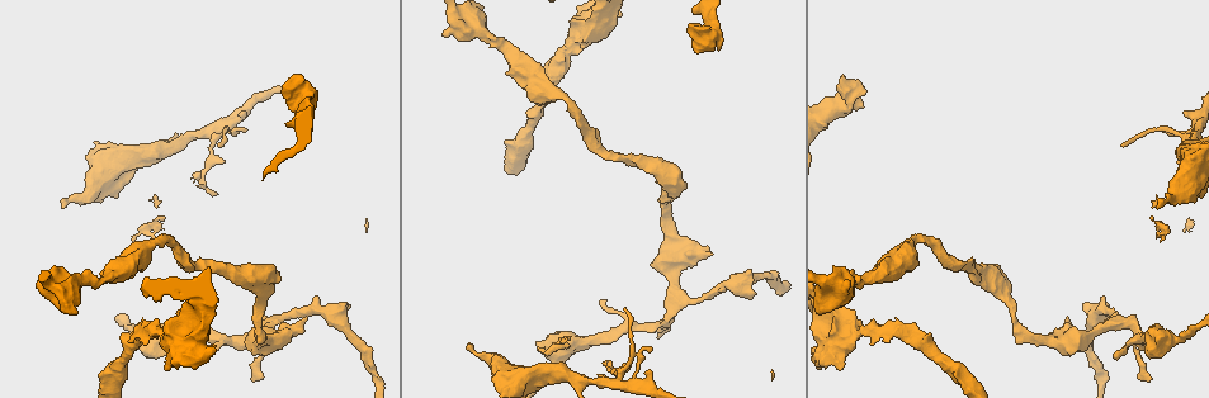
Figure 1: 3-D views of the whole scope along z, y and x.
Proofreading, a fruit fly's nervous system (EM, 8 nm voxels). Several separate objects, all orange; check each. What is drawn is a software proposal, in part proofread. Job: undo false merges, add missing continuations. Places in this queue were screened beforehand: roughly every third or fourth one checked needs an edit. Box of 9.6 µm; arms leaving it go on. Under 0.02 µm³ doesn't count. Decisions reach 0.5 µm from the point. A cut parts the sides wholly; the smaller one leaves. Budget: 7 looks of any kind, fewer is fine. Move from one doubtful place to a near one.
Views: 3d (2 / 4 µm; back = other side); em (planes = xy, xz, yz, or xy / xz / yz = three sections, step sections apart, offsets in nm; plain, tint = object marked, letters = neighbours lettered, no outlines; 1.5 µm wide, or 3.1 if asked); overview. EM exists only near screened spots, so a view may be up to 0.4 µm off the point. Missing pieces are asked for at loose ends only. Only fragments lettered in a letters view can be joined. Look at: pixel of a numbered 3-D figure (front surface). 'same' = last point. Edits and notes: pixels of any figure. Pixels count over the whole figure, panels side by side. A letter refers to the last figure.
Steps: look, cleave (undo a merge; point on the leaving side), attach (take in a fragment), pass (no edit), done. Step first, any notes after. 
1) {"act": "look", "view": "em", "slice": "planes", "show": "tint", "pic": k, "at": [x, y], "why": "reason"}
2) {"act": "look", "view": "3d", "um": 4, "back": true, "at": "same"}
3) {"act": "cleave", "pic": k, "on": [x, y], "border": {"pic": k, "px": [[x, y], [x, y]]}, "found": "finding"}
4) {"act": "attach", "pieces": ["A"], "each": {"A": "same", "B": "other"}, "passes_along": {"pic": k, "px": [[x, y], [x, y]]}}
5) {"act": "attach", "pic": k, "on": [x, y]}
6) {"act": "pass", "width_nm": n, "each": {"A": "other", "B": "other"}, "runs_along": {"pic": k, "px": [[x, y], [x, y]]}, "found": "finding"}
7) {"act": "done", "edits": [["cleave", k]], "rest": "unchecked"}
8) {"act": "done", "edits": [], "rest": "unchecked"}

{"act": "look", "view": "em", "slice": "yz", "step": 8, "show": "tint", "pic": 1, "at": [1184, 339], "why": "thick turns thin"}

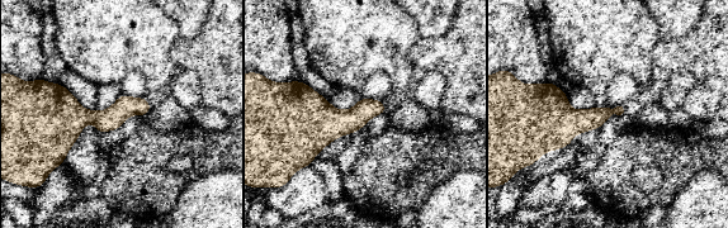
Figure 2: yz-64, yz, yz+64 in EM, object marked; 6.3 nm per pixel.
{"act": "look", "view": "em", "slice": "planes", "show": "letters", "at": "same", "why": "cut it another way"}

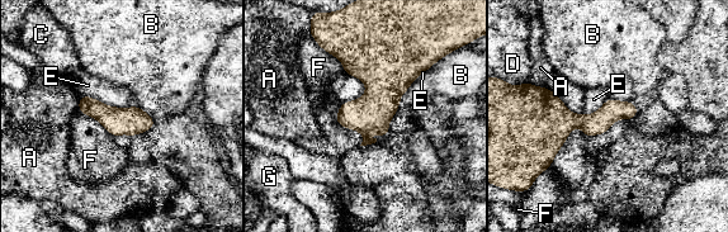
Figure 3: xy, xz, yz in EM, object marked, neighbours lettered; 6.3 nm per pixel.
{"act": "pass", "each": {"A": "other", "B": "other", "C": "other", "D": "other", "E": "other", "F": "other", "G": "other"}, "runs_along": {"pic": 3, "px": [[83, 99], [116, 121], [150, 123]]}, "found": "all the same neuron"}

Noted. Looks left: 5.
{"act": "look", "view": "3d", "um": 4, "pic": 1, "at": [251, 378], "why": "an open end"}

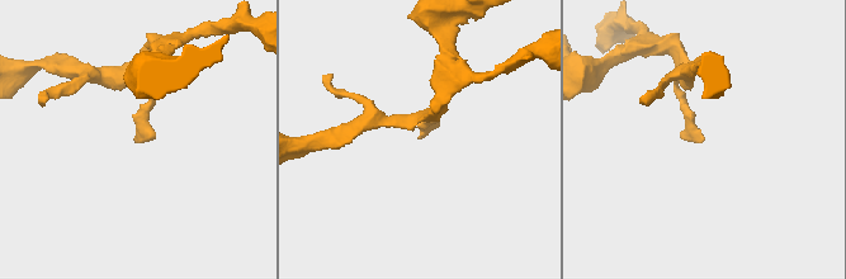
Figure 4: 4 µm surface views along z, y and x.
{"act": "look", "view": "em", "slice": "planes", "show": "letters", "pic": 4, "at": [417, 137]}

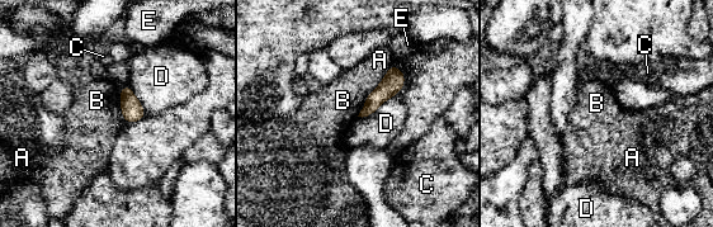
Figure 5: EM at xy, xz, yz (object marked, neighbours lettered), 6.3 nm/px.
{"act": "pass", "width_nm": 110, "each": {"A": "other", "B": "other", "C": "other", "D": "other", "E": "other"}, "found": "none of them fits"}

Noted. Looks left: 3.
{"act": "look", "view": "em", "slice": "planes", "show": "letters", "pic": 1, "at": [839, 368], "why": "thick end"}

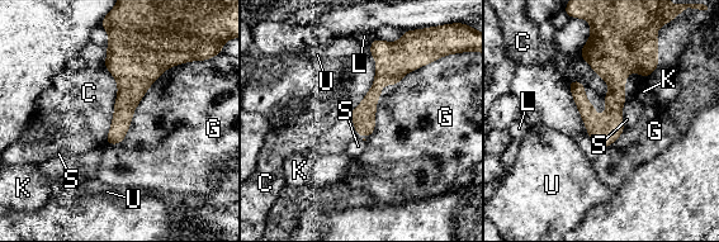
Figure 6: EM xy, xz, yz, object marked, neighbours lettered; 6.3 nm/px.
{"act": "pass", "each": {"C": "other", "G": "other", "K": "other", "L": "other", "S": "other", "U": "other"}, "border": {"pic": 6, "px": [[168, 69], [148, 88], [129, 124]]}, "found": "none of them fits"}

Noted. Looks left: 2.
{"act": "done", "edits": [], "rest": "unchecked"}

